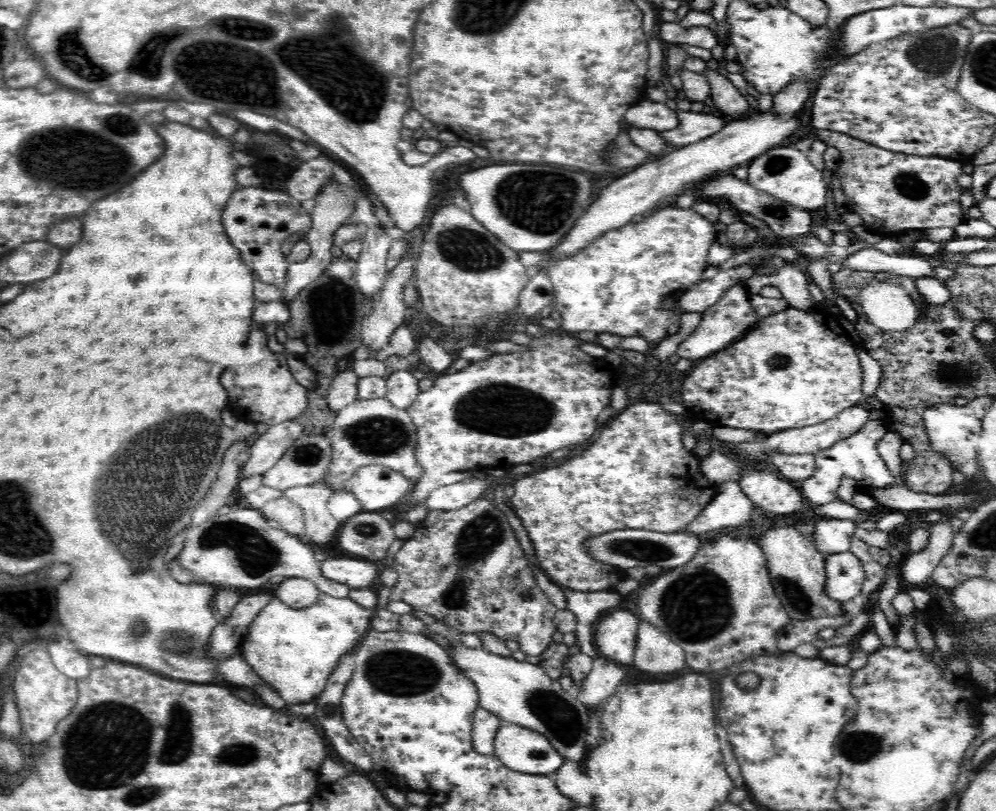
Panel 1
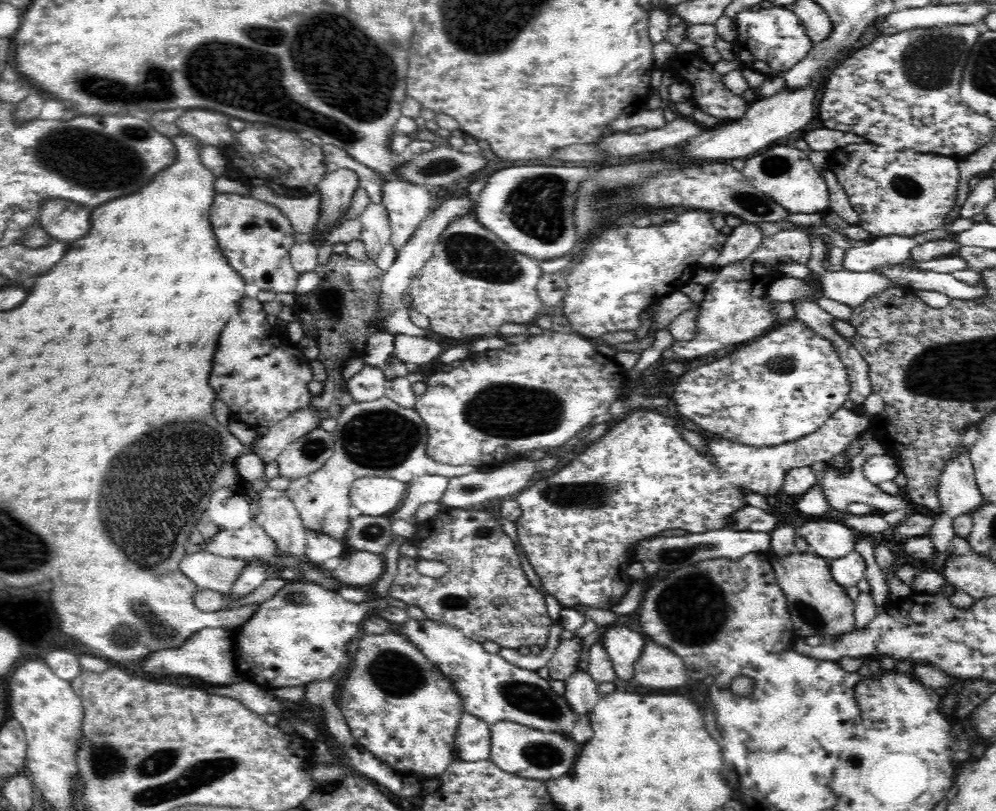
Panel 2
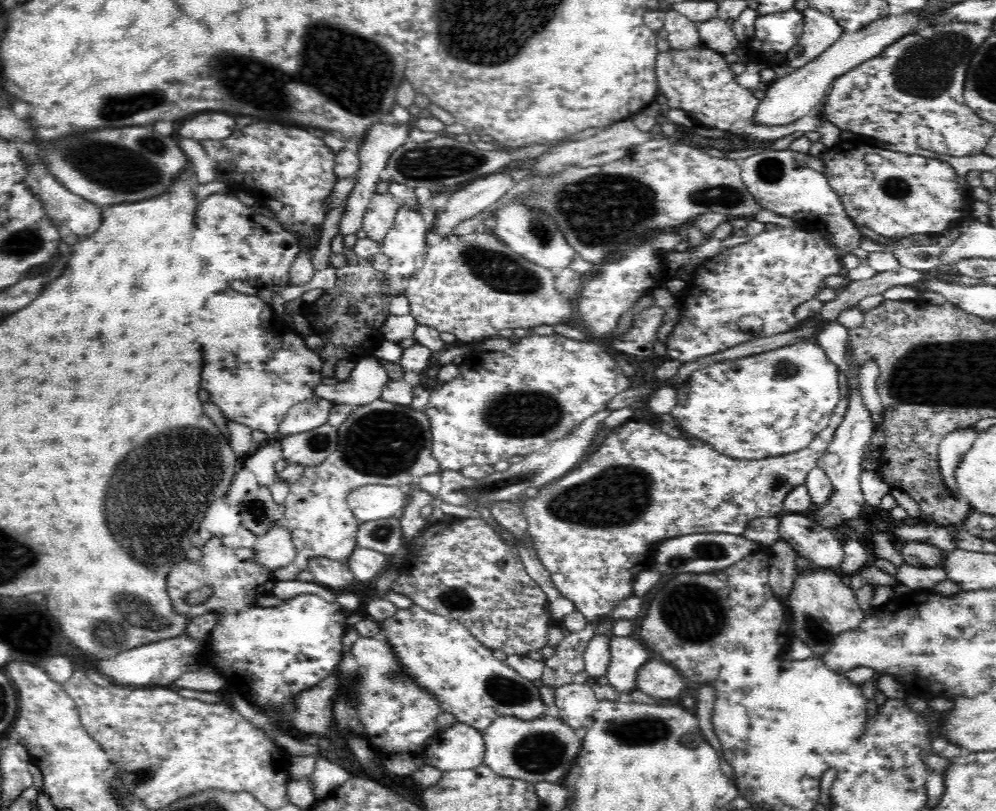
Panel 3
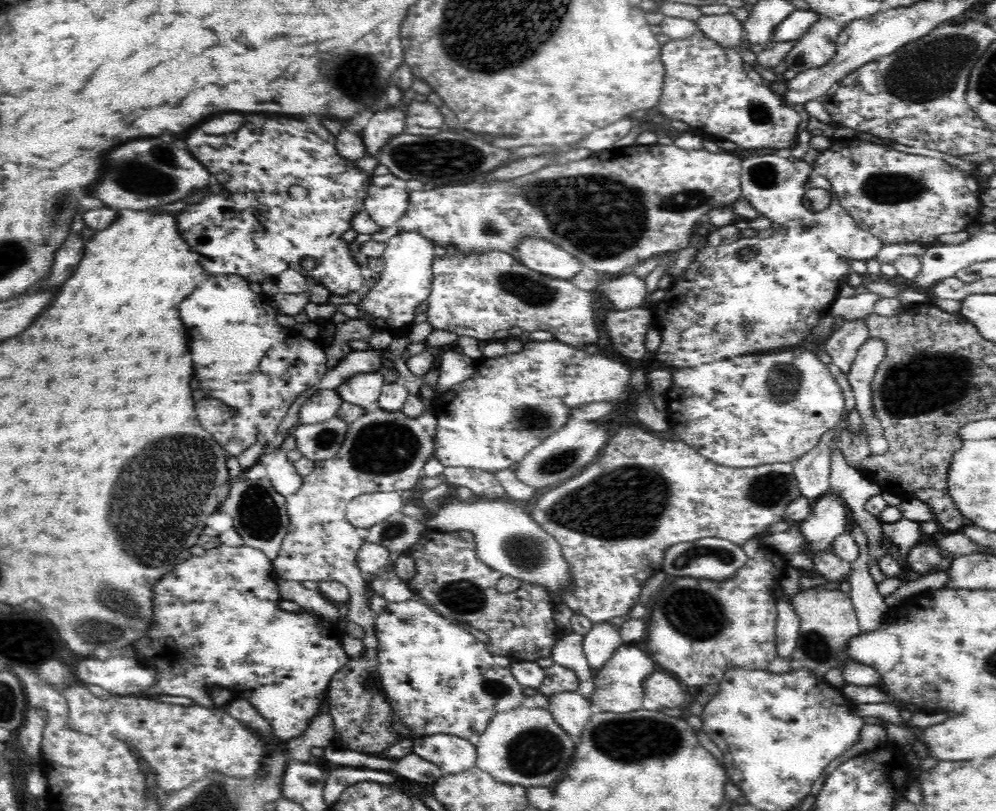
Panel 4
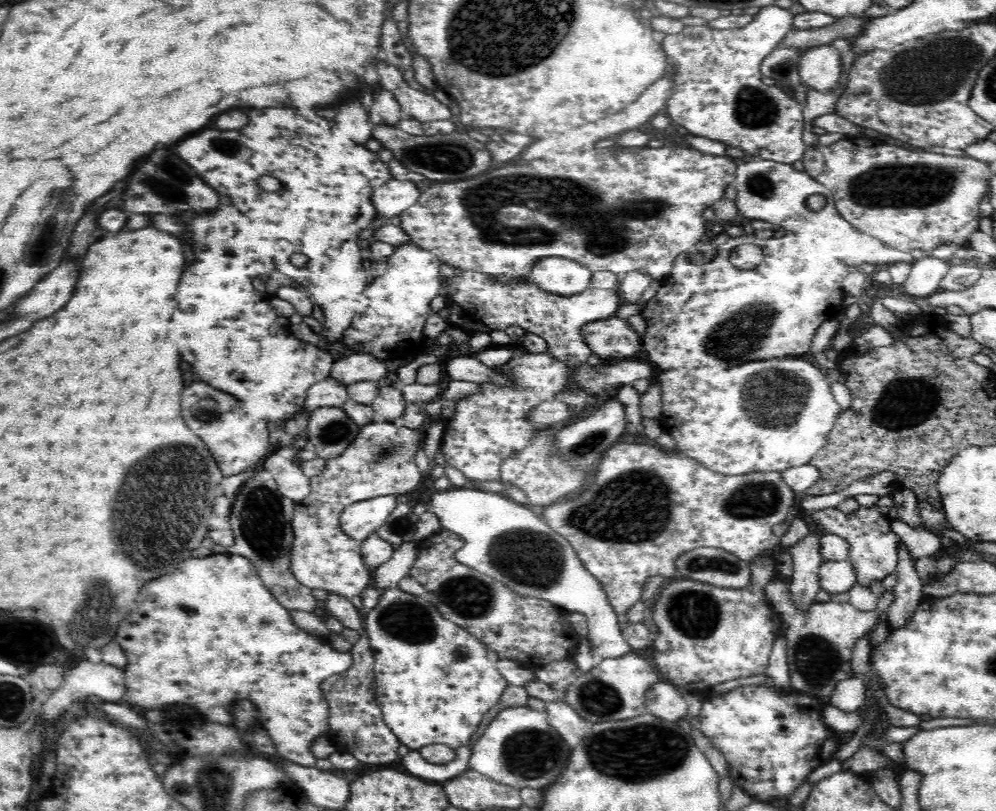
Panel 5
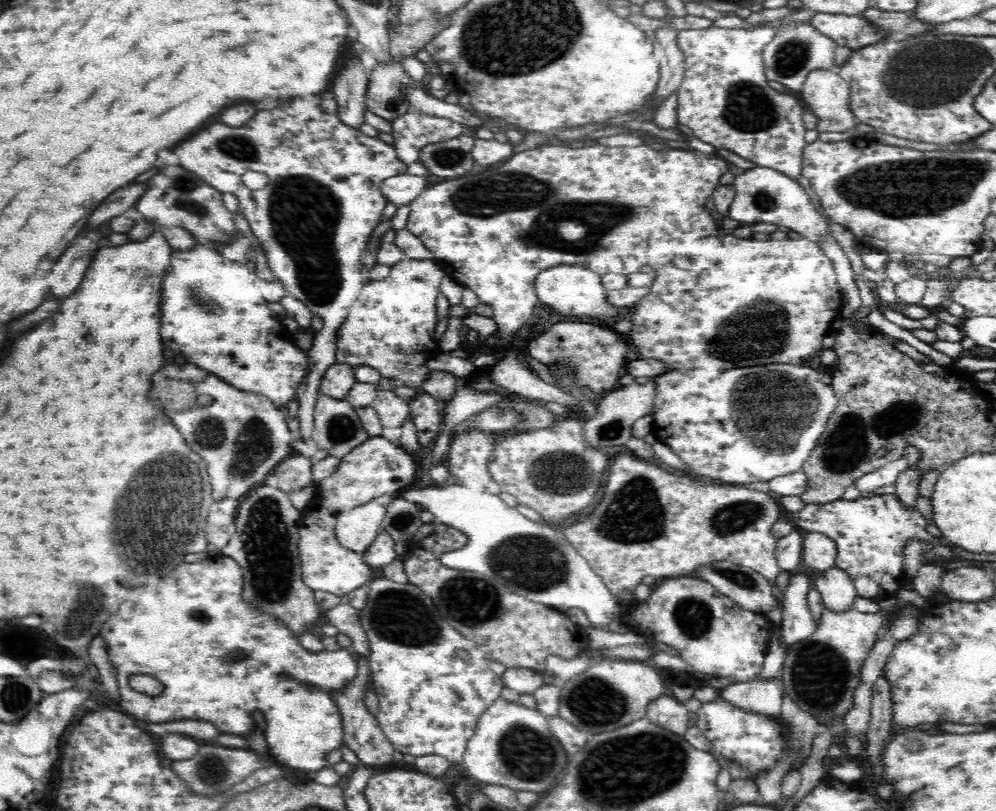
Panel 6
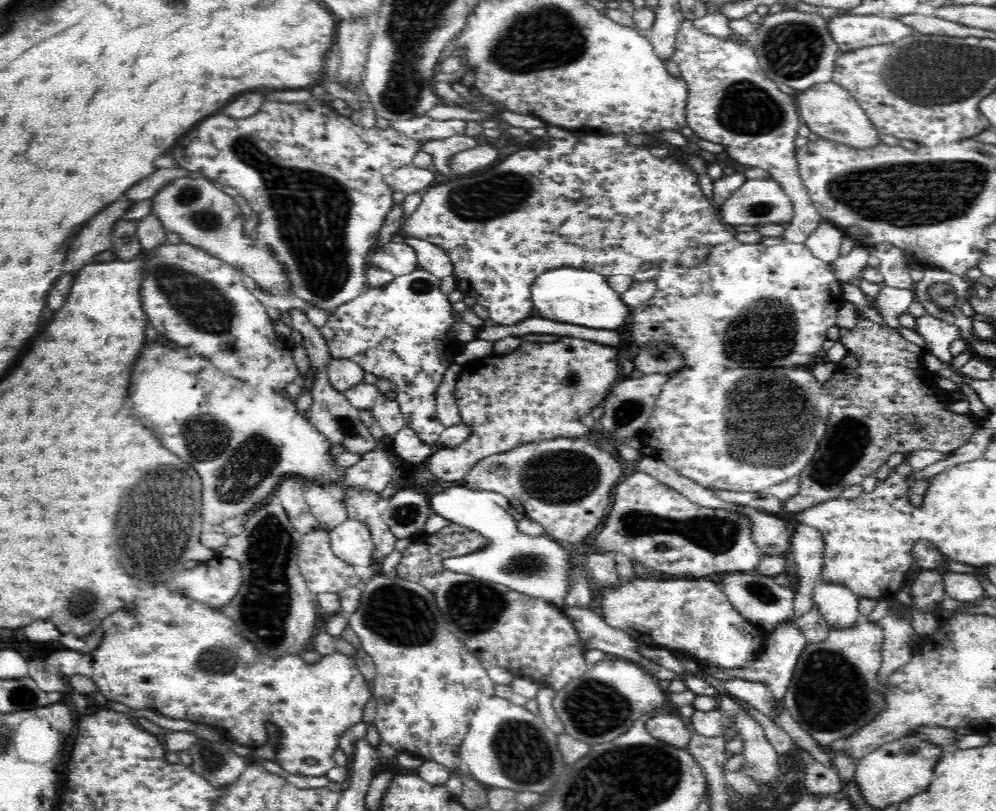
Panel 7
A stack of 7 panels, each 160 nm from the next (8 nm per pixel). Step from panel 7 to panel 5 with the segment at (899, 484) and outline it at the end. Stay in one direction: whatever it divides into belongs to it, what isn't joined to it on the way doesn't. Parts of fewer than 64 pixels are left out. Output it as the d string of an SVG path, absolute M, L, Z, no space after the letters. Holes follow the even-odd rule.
M877 505L872 508L860 506L859 511L844 515L837 507L822 510L805 511L805 518L815 530L823 534L836 534L850 545L850 562L855 570L857 582L870 587L874 580L882 581L894 572L899 549L899 536L892 530L890 518L883 514Z

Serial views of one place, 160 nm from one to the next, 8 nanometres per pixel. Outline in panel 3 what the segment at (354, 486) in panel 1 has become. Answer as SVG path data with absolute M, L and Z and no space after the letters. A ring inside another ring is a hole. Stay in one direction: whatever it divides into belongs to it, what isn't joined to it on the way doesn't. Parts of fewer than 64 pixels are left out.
M384 484L364 485L349 492L347 503L360 521L388 518L403 510L409 497L408 489Z

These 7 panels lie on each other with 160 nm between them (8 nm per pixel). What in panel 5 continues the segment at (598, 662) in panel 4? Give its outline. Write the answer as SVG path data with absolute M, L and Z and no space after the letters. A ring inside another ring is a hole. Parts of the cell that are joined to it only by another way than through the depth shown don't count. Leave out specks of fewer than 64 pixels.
M470 485L436 491L432 496L431 511L439 518L442 529L459 534L464 539L462 548L454 554L458 562L494 578L498 584L510 587L523 597L547 600L565 613L578 611L586 615L589 624L587 640L594 655L594 664L602 659L618 658L633 652L634 649L625 642L621 634L617 614L609 603L602 583L584 568L572 545L552 530L539 511L529 505L516 503L504 494L487 492Z

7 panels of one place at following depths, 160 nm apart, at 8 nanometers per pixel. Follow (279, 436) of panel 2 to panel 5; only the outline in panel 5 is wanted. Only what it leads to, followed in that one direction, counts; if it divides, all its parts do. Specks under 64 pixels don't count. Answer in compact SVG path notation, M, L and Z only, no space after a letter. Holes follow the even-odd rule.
M330 376L316 382L308 389L303 408L311 413L316 408L324 408L324 406L342 407L348 398L346 384L342 384Z

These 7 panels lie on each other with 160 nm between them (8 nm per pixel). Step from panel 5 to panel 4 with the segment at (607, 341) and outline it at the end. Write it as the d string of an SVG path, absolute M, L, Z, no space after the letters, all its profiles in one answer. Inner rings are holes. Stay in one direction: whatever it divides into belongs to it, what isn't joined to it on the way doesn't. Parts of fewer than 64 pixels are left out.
M646 307L610 312L605 318L609 338L626 358L644 358L646 332L653 326L652 311Z

